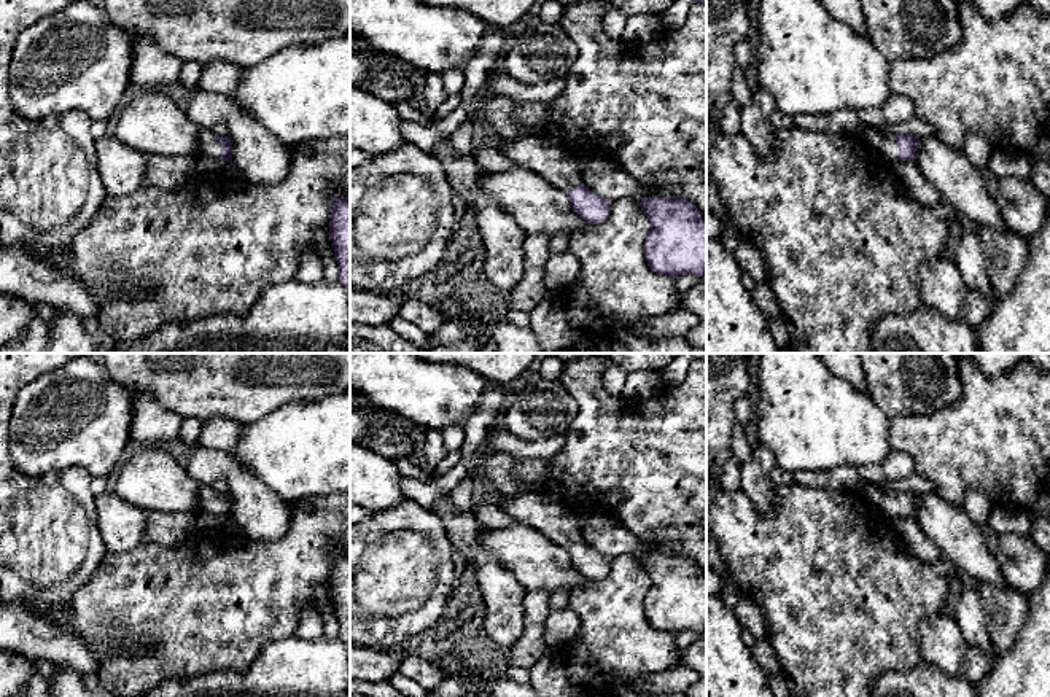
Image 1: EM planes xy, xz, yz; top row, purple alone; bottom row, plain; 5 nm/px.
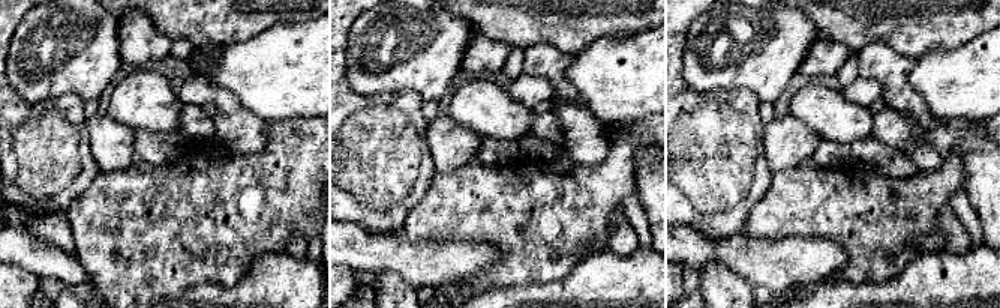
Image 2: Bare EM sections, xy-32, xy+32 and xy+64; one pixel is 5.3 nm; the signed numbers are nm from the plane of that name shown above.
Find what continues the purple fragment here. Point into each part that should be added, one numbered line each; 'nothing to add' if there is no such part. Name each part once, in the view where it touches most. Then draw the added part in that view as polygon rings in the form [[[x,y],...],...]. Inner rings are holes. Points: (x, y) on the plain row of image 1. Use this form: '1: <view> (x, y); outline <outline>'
1: xy (209, 505); outline [[[200,485],[196,516],[220,516],[223,501],[216,495],[218,492],[212,485]]]

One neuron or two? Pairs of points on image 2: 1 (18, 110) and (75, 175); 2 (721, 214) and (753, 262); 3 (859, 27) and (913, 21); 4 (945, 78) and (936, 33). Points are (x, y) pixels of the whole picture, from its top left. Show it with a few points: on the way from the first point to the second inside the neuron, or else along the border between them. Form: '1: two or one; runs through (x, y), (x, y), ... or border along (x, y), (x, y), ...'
1: one; runs through (15, 137), (15, 158), (42, 185), (48, 185)
2: two; border along (741, 230), (723, 239), (708, 239), (699, 233)
3: one; runs through (873, 21), (900, 21)
4: two; border along (973, 38), (955, 47), (931, 48), (915, 59)

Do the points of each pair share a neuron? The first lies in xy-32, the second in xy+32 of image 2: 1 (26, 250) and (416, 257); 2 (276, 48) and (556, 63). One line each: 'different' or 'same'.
1: same
2: different

